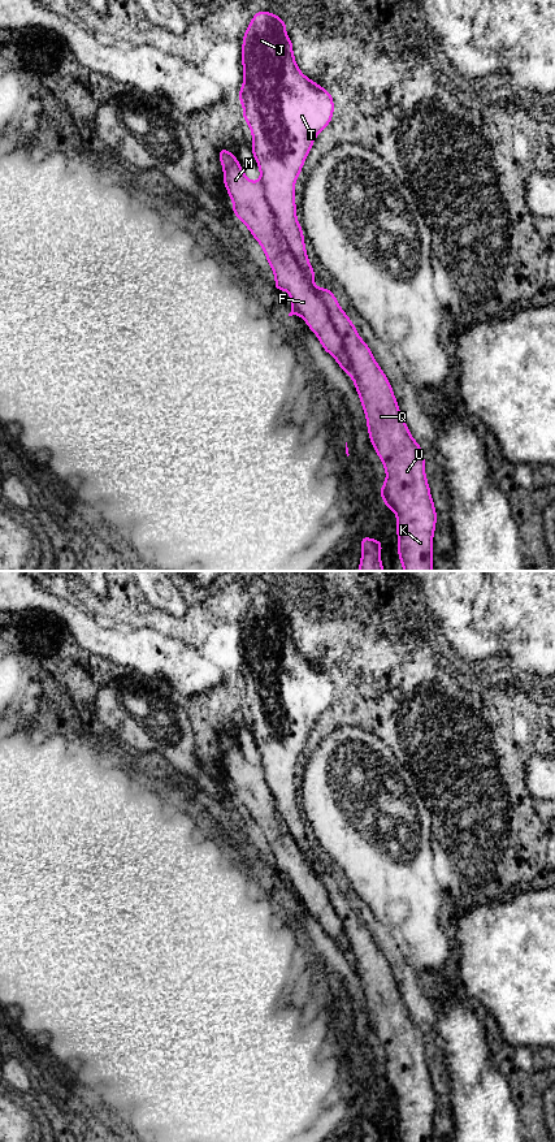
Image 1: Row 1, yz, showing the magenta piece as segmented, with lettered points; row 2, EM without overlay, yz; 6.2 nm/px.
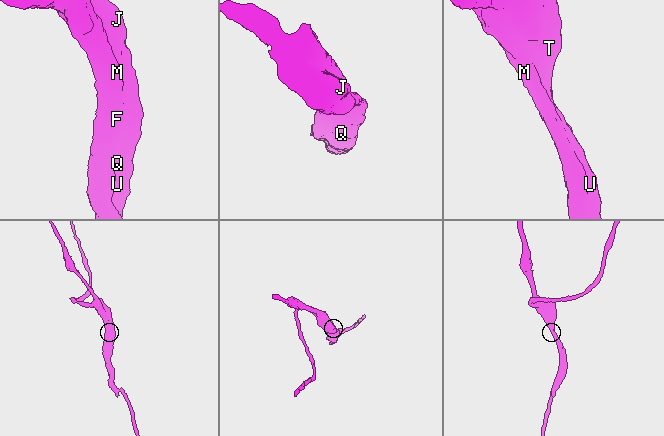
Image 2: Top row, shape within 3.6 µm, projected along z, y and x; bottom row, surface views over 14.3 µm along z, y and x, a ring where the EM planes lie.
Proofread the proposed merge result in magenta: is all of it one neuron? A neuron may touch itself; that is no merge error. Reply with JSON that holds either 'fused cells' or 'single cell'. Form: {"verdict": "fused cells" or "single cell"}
{"verdict": "fused cells"}

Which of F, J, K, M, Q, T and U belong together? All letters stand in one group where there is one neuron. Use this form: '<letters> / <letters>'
F M / J K Q T U

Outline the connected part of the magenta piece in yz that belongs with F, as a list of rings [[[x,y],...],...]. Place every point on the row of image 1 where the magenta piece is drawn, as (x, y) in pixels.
[[[226,148],[218,150],[218,159],[224,169],[224,185],[233,200],[234,216],[248,228],[263,247],[276,277],[273,290],[286,290],[291,298],[292,308],[289,316],[299,315],[317,336],[324,350],[354,380],[342,338],[333,326],[326,304],[311,278],[303,272],[287,239],[279,232],[276,216],[266,202],[263,183],[248,179],[238,157]]]

